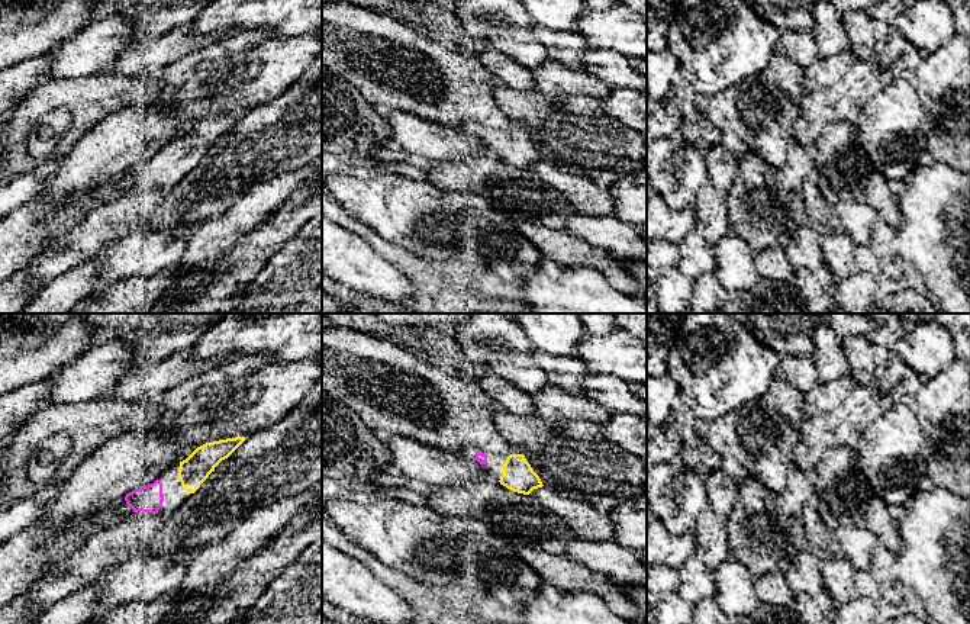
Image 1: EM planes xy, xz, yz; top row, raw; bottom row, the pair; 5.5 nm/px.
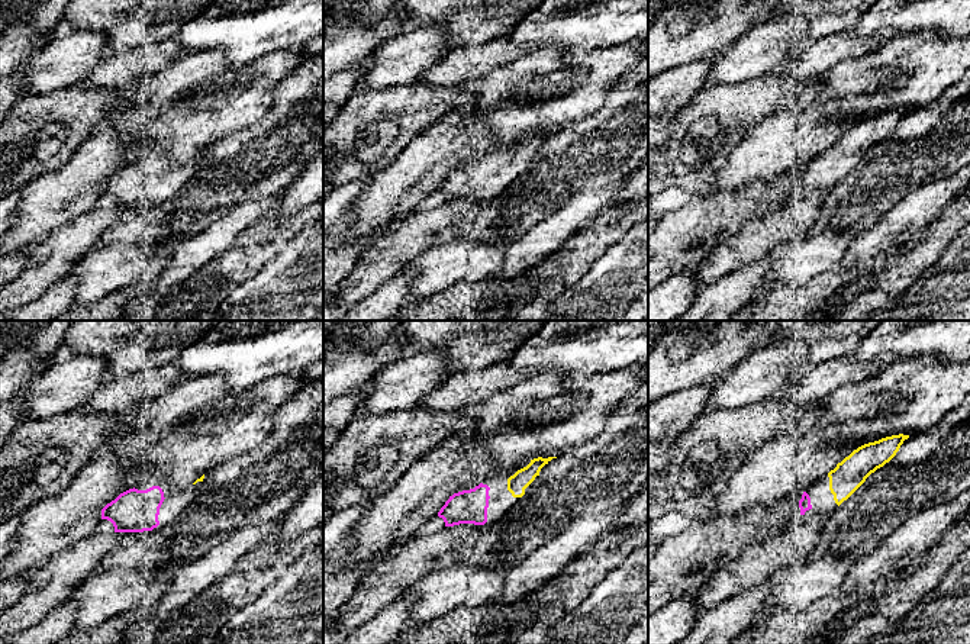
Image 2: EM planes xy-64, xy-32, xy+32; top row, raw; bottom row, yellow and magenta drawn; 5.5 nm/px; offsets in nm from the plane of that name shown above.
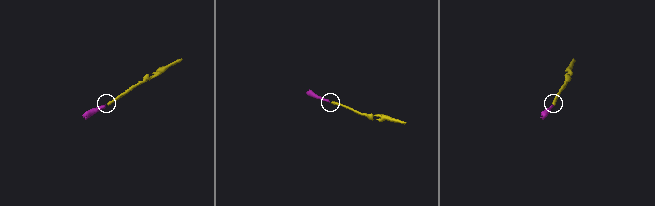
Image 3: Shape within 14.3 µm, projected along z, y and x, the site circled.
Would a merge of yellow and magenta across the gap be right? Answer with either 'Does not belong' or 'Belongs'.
Belongs

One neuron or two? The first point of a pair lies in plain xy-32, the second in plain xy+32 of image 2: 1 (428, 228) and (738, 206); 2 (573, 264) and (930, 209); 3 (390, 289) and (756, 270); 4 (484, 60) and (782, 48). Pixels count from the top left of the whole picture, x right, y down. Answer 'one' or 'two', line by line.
1: two
2: two
3: one
4: two

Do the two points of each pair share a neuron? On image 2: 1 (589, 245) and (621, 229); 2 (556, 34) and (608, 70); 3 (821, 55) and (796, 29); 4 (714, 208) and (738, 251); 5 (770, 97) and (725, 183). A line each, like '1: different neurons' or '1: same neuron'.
1: same neuron
2: different neurons
3: different neurons
4: different neurons
5: different neurons

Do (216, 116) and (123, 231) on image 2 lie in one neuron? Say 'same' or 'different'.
different

